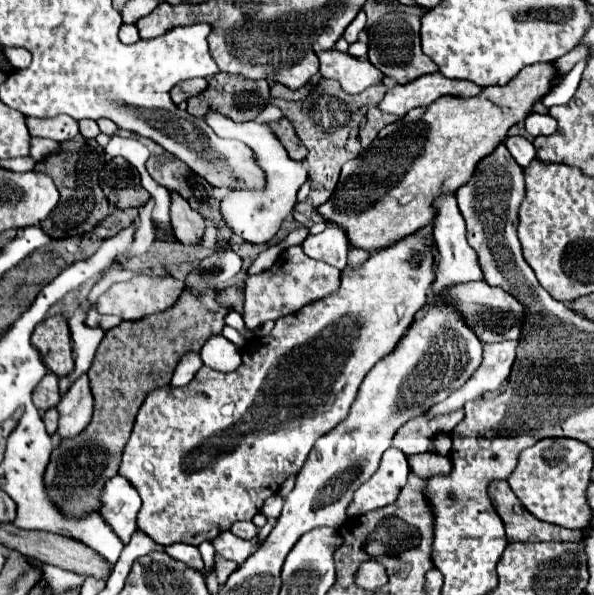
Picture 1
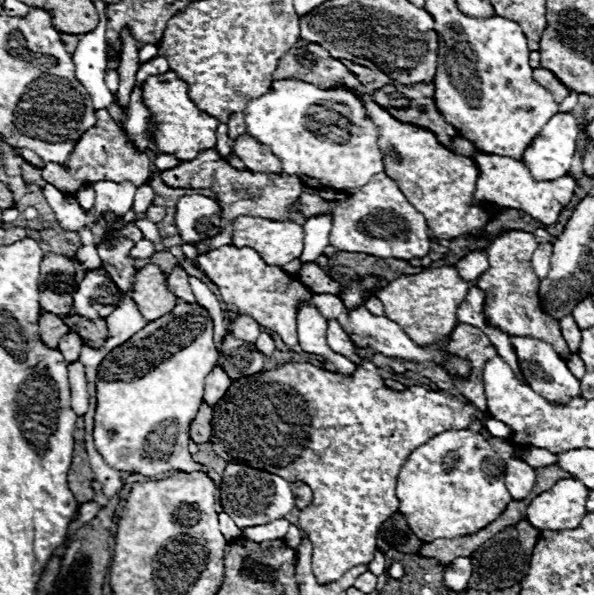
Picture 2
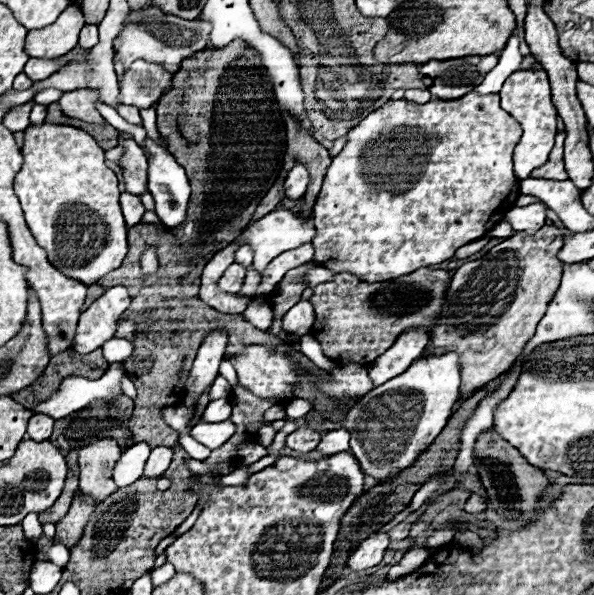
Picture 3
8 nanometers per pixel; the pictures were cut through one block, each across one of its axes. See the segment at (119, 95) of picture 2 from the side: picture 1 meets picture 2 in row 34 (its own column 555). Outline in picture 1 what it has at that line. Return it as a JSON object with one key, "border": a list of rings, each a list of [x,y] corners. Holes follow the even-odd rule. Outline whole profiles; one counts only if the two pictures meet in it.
{"border":[[[530,114],[524,124],[526,124],[526,132],[532,134],[534,138],[542,134],[554,134],[558,128],[556,120],[548,114]]]}

